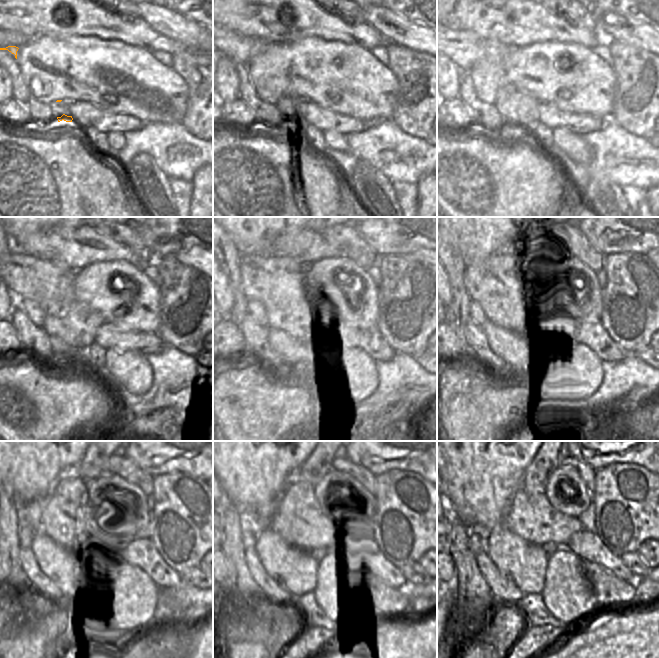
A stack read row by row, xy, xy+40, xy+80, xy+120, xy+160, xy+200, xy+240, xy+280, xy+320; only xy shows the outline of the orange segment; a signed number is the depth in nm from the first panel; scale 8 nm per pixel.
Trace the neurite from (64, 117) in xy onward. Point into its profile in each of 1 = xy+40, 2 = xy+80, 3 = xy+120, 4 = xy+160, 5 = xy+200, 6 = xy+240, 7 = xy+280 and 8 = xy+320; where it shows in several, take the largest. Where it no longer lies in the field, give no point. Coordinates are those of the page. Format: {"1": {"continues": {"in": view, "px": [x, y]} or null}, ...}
{"1": {"continues": {"in": "xy+40", "px": [285, 116]}}, "2": {"continues": {"in": "xy+80", "px": [515, 106]}}, "3": {"continues": {"in": "xy+120", "px": [50, 284]}}, "4": {"continues": {"in": "xy+160", "px": [278, 282]}}, "5": {"continues": {"in": "xy+200", "px": [506, 286]}}, "6": {"continues": {"in": "xy+240", "px": [66, 515]}}, "7": {"continues": {"in": "xy+280", "px": [304, 522]}}, "8": {"continues": {"in": "xy+320", "px": [531, 516]}}}

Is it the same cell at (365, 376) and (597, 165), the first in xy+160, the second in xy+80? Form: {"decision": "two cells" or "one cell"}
{"decision": "two cells"}

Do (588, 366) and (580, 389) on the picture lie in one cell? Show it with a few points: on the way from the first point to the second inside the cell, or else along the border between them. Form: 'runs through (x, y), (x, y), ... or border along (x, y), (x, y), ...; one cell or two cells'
runs through (587, 372), (586, 383); one cell

